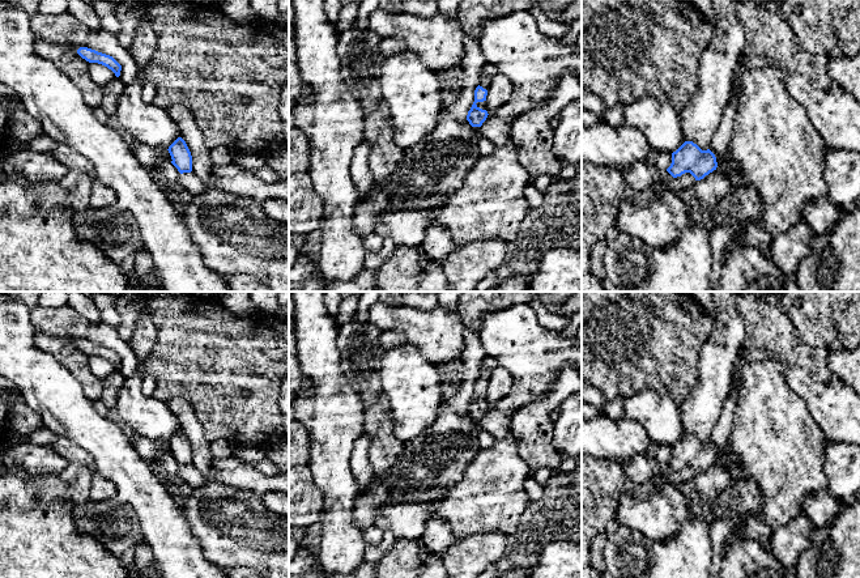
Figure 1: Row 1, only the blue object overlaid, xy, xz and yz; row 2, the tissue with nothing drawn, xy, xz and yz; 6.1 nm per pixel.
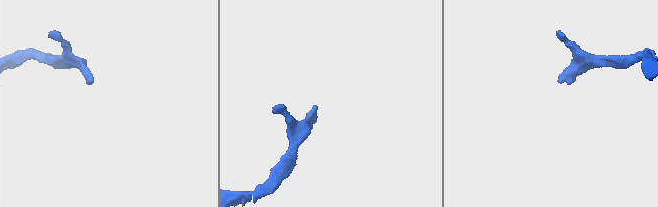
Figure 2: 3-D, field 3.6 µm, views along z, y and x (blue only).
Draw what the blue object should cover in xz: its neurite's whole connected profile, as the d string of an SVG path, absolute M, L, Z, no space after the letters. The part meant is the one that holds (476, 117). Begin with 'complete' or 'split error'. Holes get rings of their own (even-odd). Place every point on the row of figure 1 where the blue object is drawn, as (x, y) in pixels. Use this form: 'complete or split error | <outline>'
split error | M481 76L478 86L474 90L474 102L468 111L467 120L472 127L481 127L488 118L486 95L490 85L490 77Z

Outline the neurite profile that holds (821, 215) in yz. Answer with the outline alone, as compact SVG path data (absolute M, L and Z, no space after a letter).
M818 199L804 207L802 221L808 224L814 234L827 233L846 212L844 208L836 207L829 199Z

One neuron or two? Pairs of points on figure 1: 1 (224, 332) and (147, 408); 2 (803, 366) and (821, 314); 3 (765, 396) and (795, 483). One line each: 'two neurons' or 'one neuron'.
1: two neurons
2: two neurons
3: one neuron

